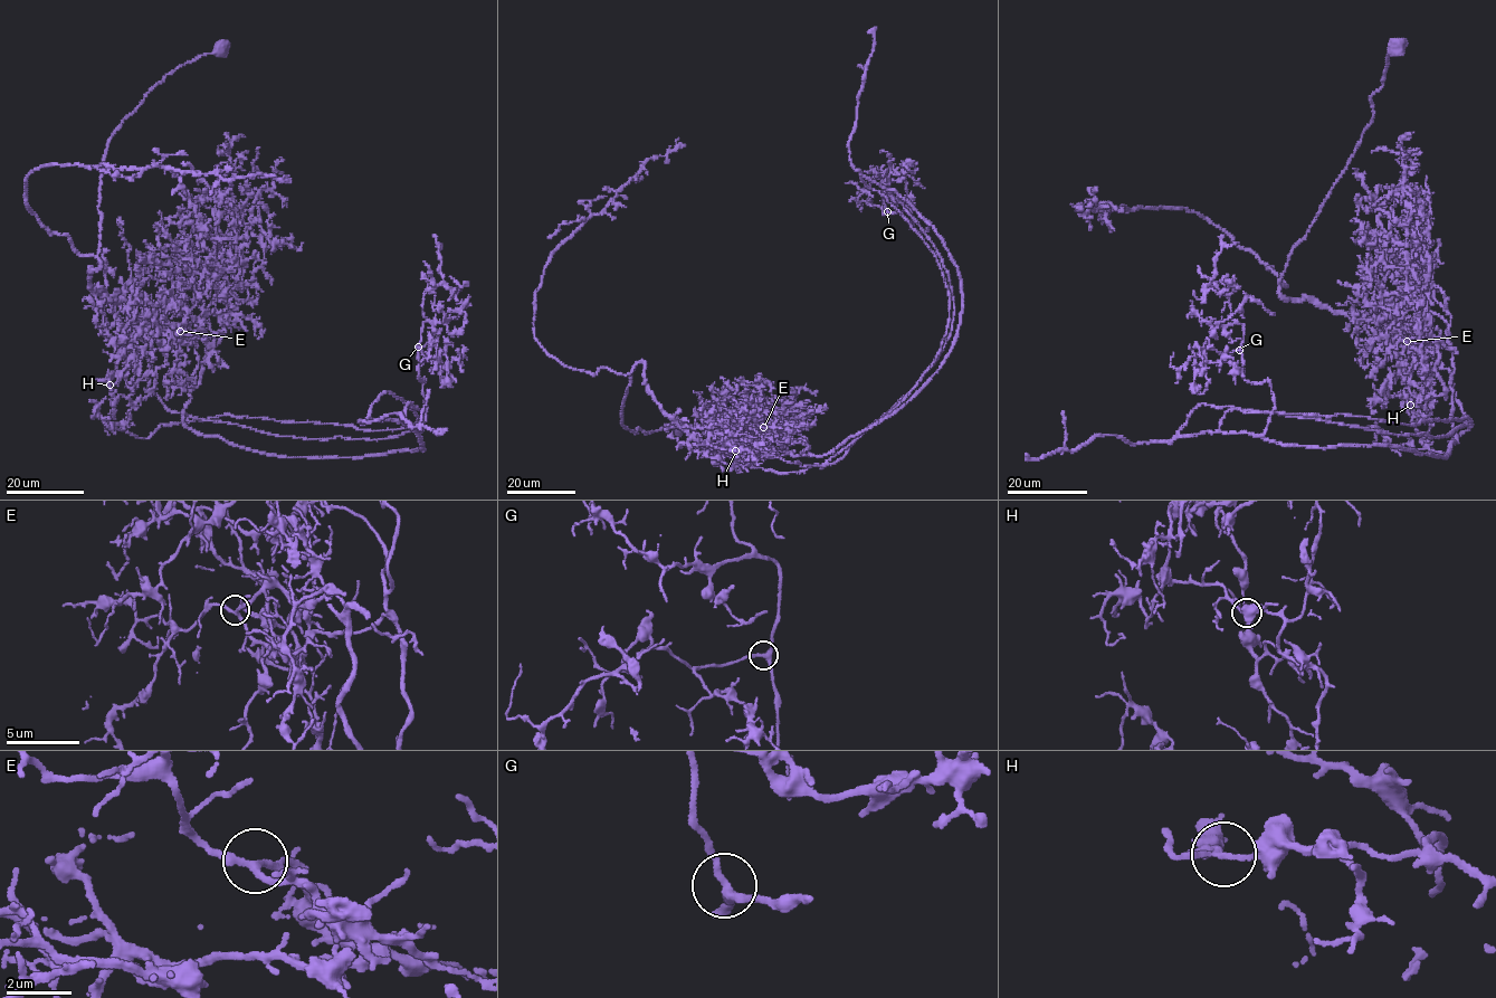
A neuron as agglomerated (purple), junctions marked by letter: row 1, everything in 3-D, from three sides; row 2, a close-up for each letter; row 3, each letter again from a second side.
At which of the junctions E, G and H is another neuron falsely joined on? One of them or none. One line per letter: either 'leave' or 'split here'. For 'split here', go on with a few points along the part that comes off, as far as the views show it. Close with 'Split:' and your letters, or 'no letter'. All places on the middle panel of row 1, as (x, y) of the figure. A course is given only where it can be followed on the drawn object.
E: leave
G: leave
H: split here | (735, 450), (695, 442), (649, 393), (644, 362), (627, 373), (577, 370), (534, 333), (549, 257), (678, 139)
Split: H

